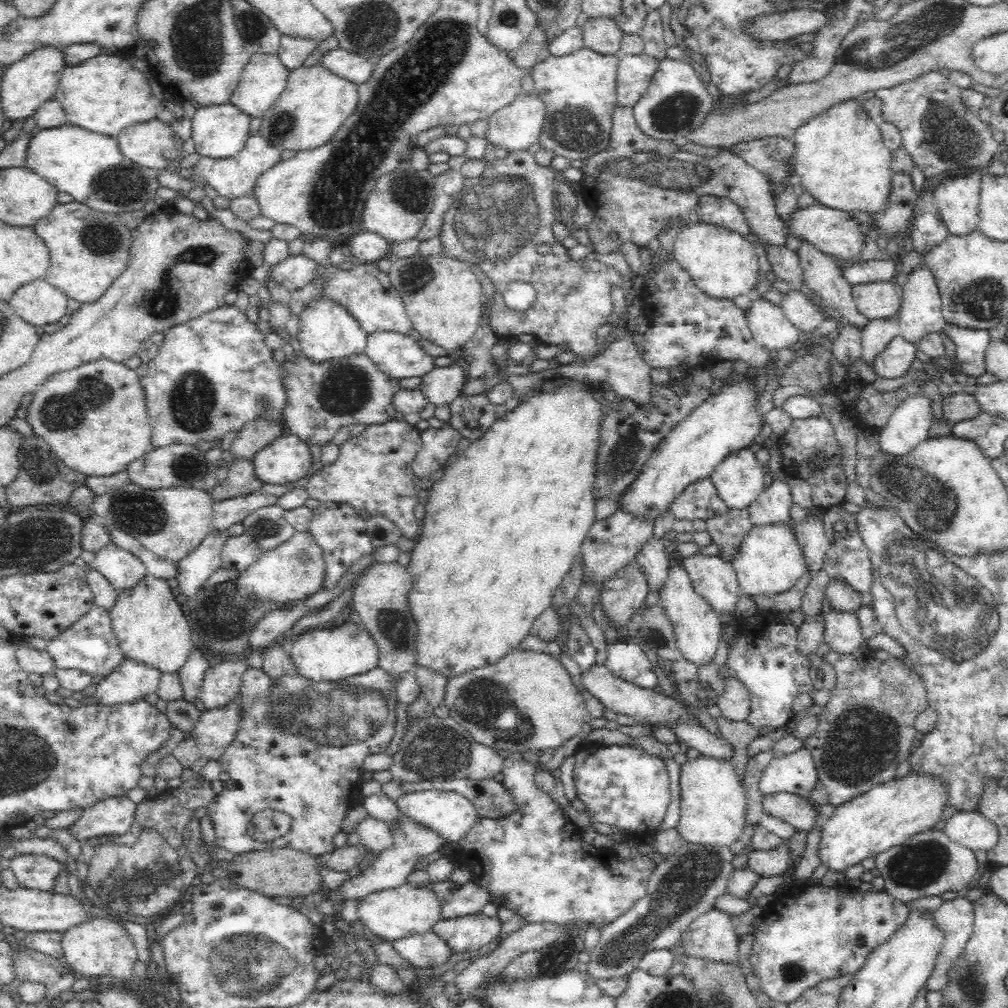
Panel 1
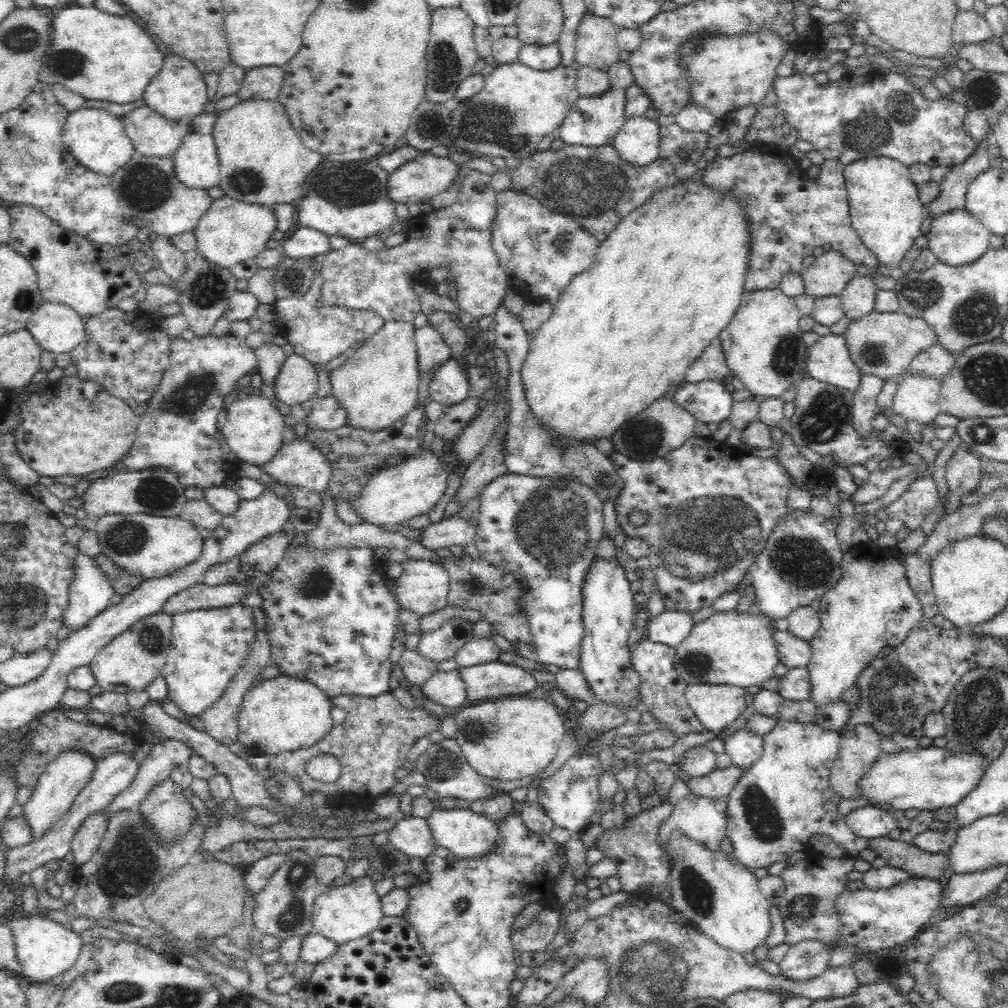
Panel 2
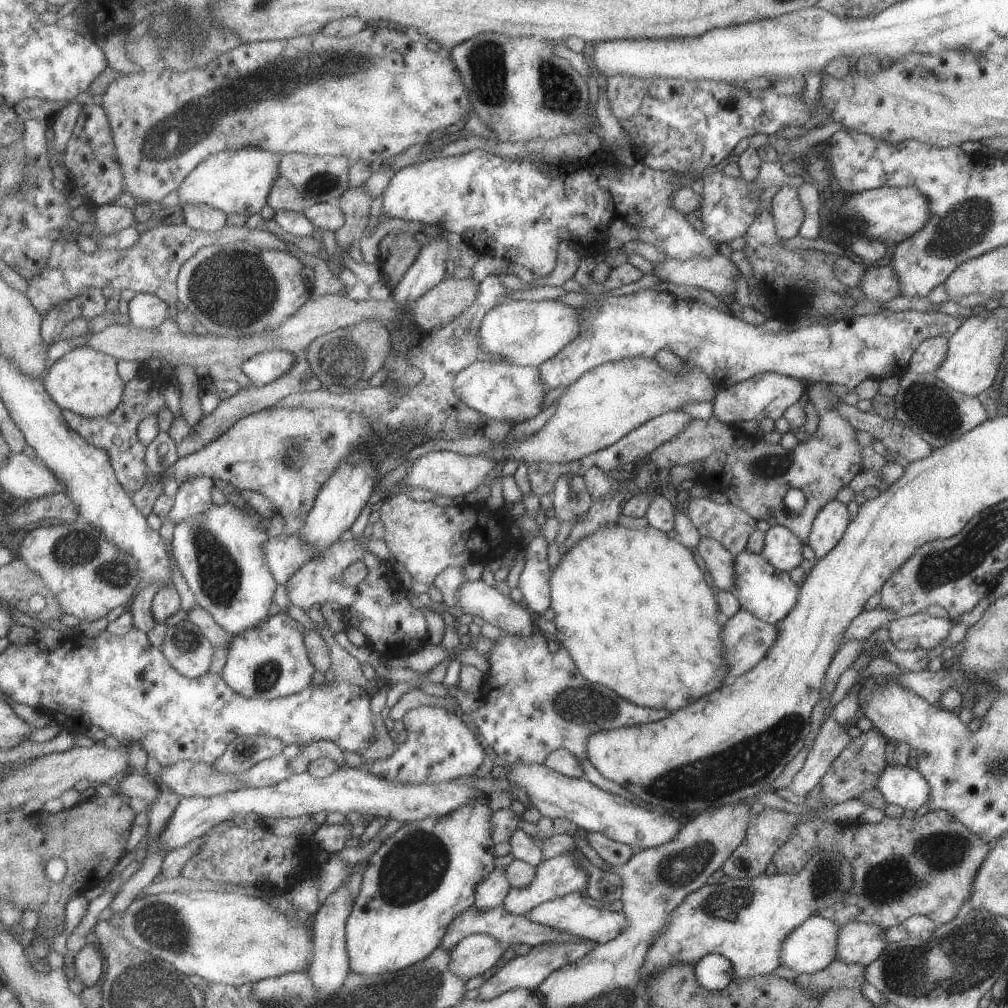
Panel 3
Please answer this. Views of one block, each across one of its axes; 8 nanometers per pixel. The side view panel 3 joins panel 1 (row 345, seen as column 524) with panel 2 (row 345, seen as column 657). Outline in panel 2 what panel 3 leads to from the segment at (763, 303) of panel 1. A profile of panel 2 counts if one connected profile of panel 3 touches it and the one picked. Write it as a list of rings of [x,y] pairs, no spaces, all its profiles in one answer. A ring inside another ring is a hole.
[[[829,333],[821,336],[808,350],[806,358],[808,374],[813,379],[819,380],[832,386],[851,392],[853,395],[858,392],[862,384],[862,374],[860,367],[850,358],[849,350],[844,342],[843,335]]]

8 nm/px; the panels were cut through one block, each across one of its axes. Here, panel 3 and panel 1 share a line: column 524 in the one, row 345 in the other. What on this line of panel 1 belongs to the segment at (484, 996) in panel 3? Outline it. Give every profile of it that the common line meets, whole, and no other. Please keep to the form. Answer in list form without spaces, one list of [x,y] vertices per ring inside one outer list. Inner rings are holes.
[[[948,324],[948,337],[954,341],[961,372],[968,376],[986,374],[986,350],[991,341],[991,331],[986,329],[960,328]]]

